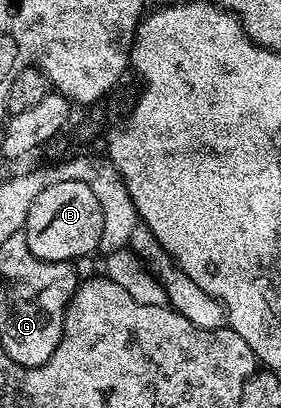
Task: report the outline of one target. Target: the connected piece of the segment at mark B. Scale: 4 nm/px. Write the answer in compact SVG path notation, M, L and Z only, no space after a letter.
M55 180L44 183L37 194L25 225L27 245L42 260L70 260L92 255L99 248L103 237L103 211L97 202L97 194L85 186L85 182Z

